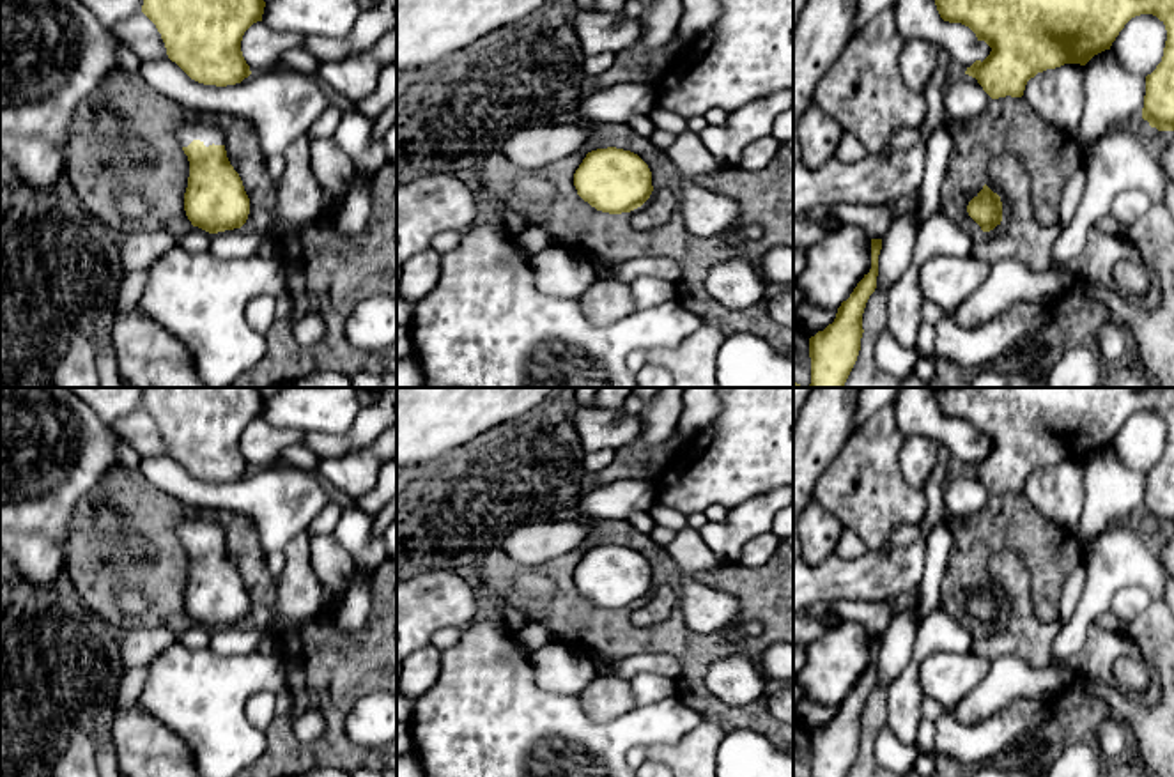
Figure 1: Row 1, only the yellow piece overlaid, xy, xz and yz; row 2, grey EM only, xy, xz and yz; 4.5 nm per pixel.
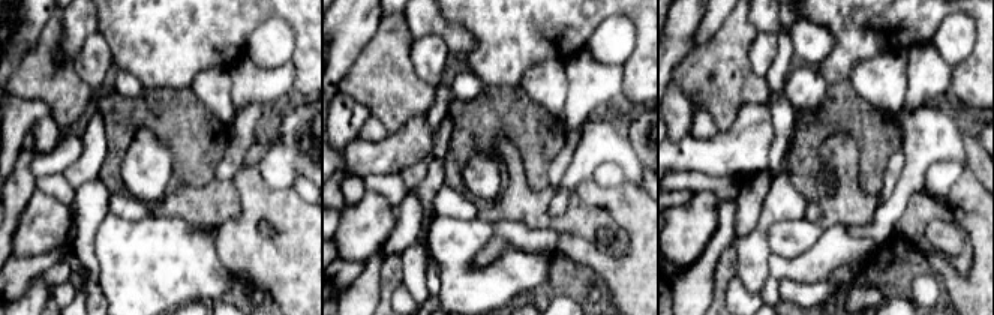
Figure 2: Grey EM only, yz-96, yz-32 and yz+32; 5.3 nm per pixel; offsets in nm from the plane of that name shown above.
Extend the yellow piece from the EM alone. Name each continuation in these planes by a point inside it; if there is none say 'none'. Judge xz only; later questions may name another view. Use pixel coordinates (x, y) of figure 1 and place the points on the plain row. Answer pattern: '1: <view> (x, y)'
none

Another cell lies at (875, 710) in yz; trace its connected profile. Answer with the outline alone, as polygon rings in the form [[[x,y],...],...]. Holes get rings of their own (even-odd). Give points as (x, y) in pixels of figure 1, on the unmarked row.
[[[875,687],[862,710],[862,735],[857,758],[846,777],[900,777],[889,768],[884,768],[875,759],[875,740],[878,731],[887,724],[887,692]]]

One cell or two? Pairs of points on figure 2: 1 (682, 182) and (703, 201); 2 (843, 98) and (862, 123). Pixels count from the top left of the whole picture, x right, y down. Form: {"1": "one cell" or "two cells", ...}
{"1": "two cells", "2": "one cell"}

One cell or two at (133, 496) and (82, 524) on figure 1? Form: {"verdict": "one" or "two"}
{"verdict": "one"}

